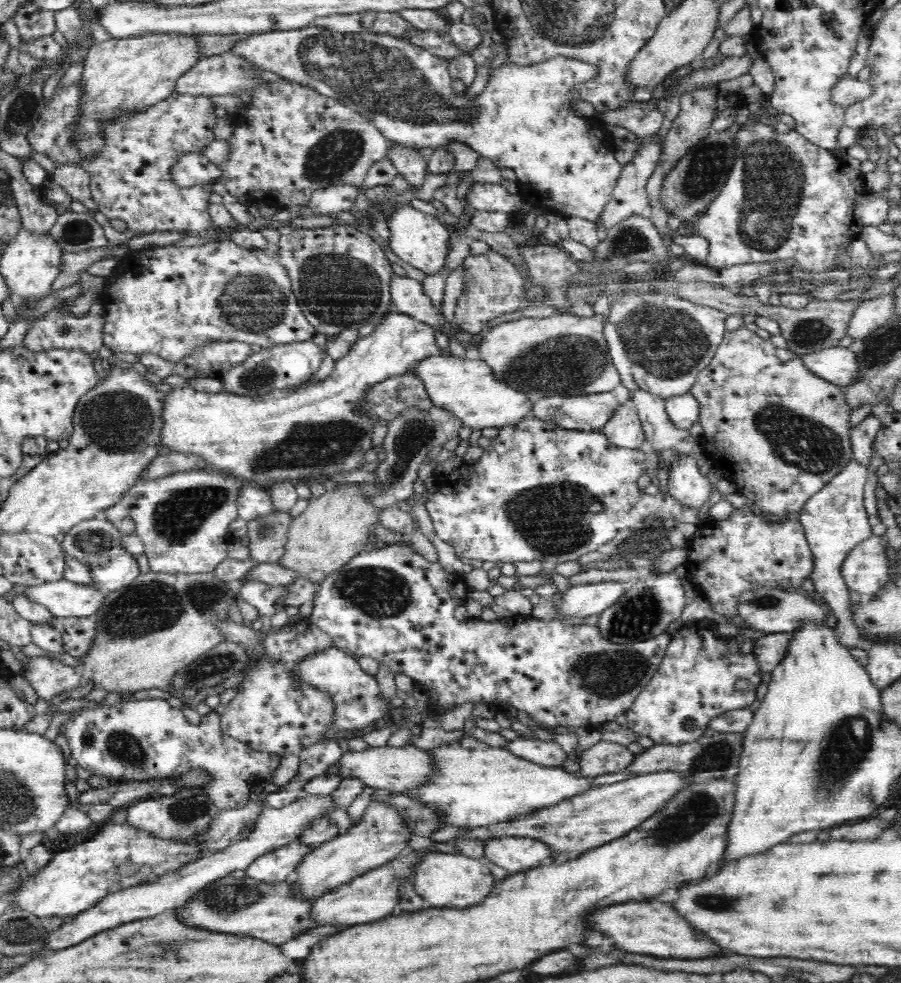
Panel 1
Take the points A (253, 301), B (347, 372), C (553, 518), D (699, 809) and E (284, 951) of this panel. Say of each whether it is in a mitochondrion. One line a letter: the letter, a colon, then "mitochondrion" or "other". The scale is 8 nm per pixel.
A: mitochondrion
B: other
C: mitochondrion
D: mitochondrion
E: other

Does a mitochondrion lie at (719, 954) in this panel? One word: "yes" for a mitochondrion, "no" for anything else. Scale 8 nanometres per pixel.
no

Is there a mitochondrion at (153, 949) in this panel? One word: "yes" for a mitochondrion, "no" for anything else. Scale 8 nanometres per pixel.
yes

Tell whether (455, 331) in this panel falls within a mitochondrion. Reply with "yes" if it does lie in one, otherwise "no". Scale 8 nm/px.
no

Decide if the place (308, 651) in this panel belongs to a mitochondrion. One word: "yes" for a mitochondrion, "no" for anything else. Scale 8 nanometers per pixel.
no

